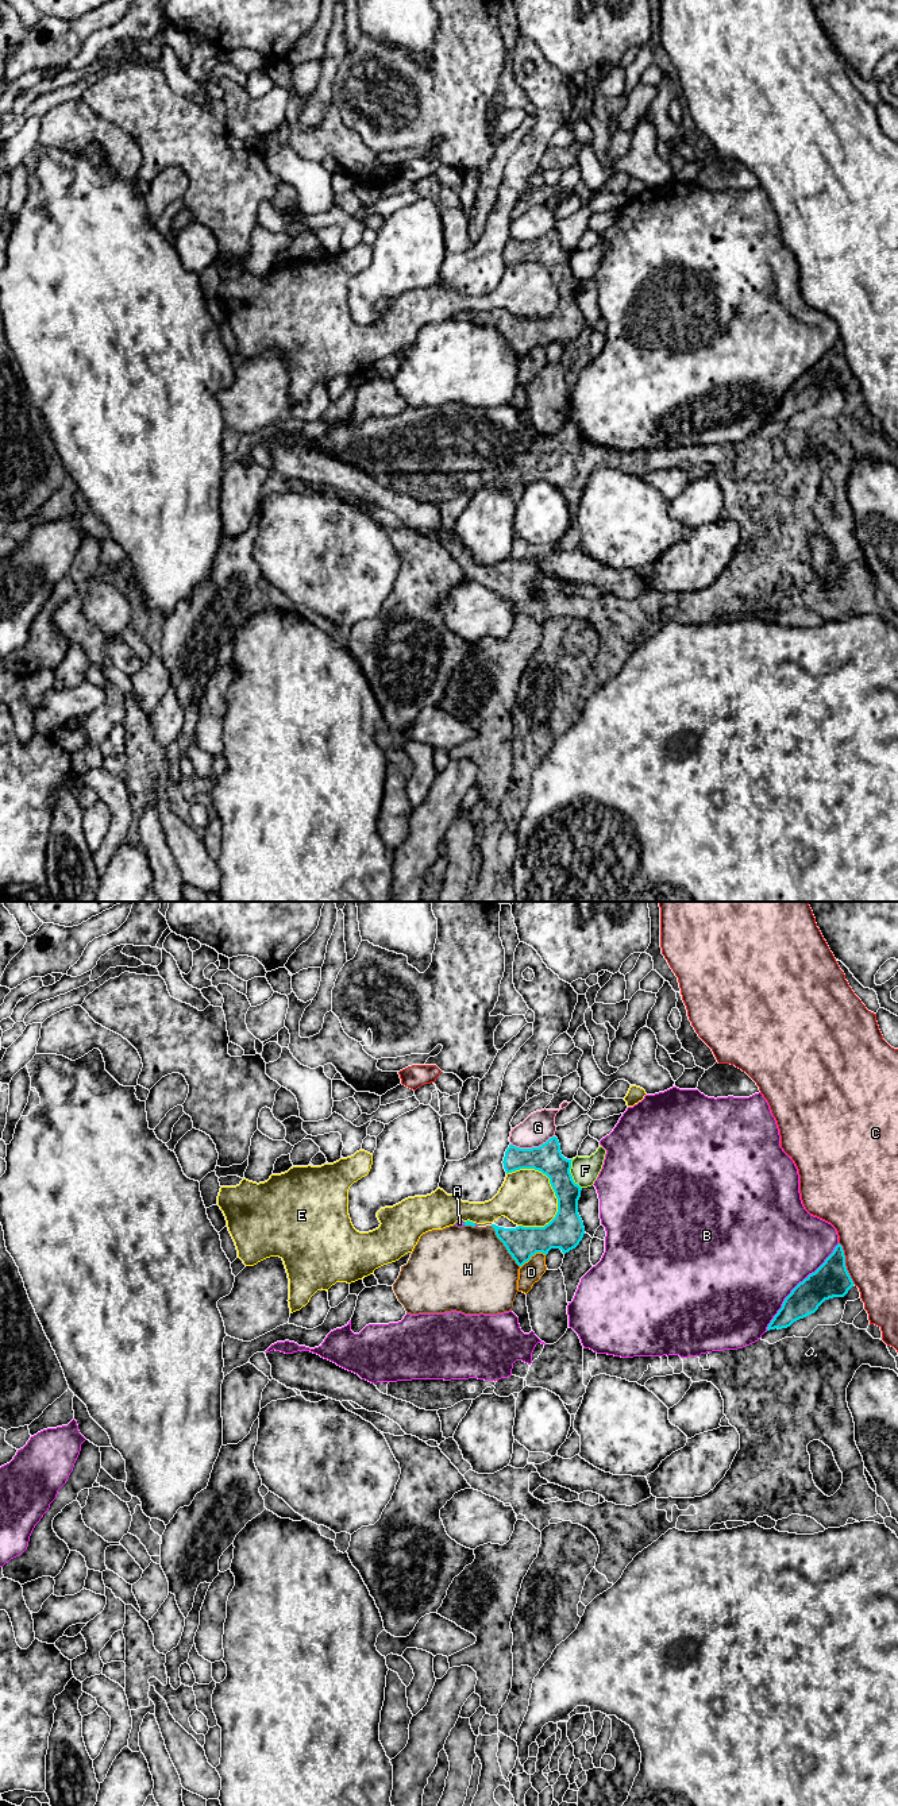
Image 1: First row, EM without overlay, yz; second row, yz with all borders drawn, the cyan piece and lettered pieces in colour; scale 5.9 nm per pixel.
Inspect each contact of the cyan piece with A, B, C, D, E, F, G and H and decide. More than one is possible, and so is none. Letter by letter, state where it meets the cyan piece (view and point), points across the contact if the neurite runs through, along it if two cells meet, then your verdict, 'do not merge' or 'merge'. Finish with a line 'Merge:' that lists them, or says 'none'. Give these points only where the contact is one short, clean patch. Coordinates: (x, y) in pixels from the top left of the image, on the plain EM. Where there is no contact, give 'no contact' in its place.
A: meets cyan in yz at (465, 316); runs through yz (466, 316), (465, 316), (459, 316); merge
B: meets cyan in yz at (797, 378); do not merge
C: meets cyan in yz at (844, 357); do not merge
D: meets cyan in yz at (532, 347); do not merge
E: meets cyan in yz at (550, 274); do not merge
F: meets cyan in yz at (570, 267); do not merge
G: meets cyan in yz at (532, 240); do not merge
H: meets cyan in yz at (504, 338); do not merge
Merge: A

